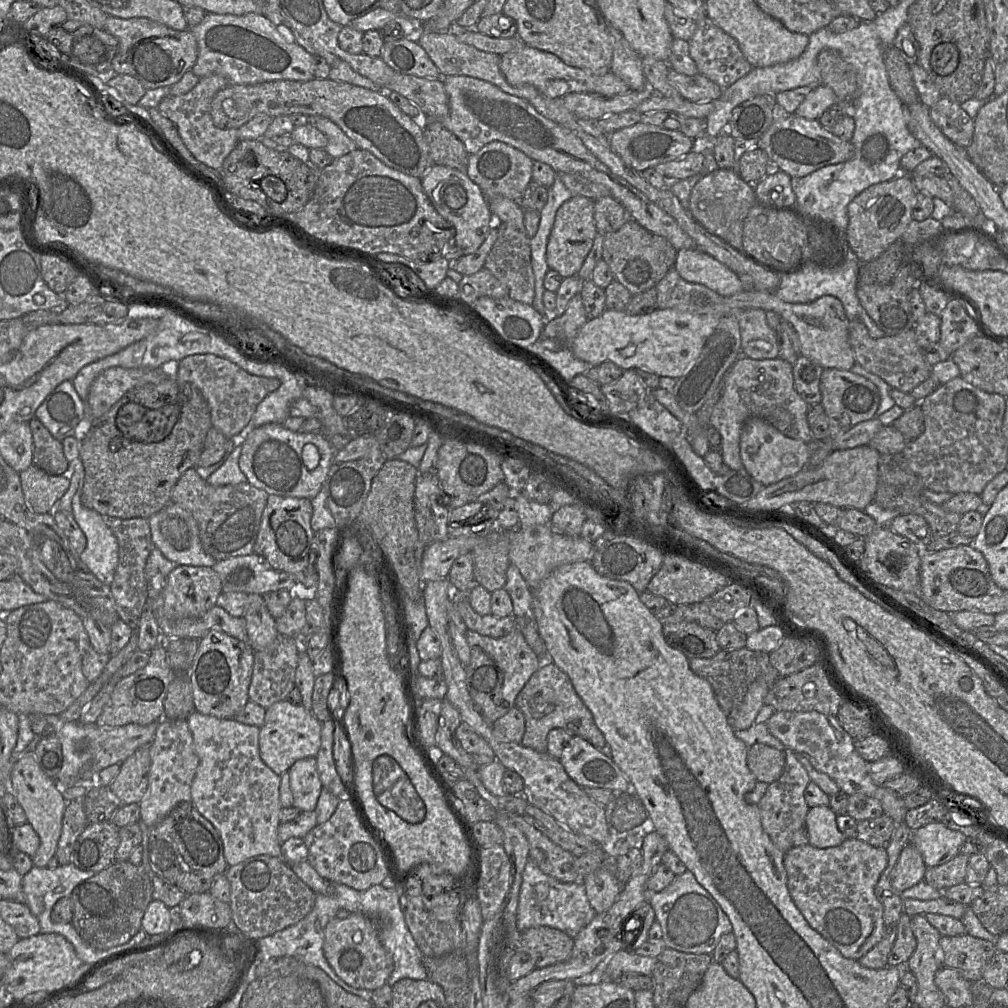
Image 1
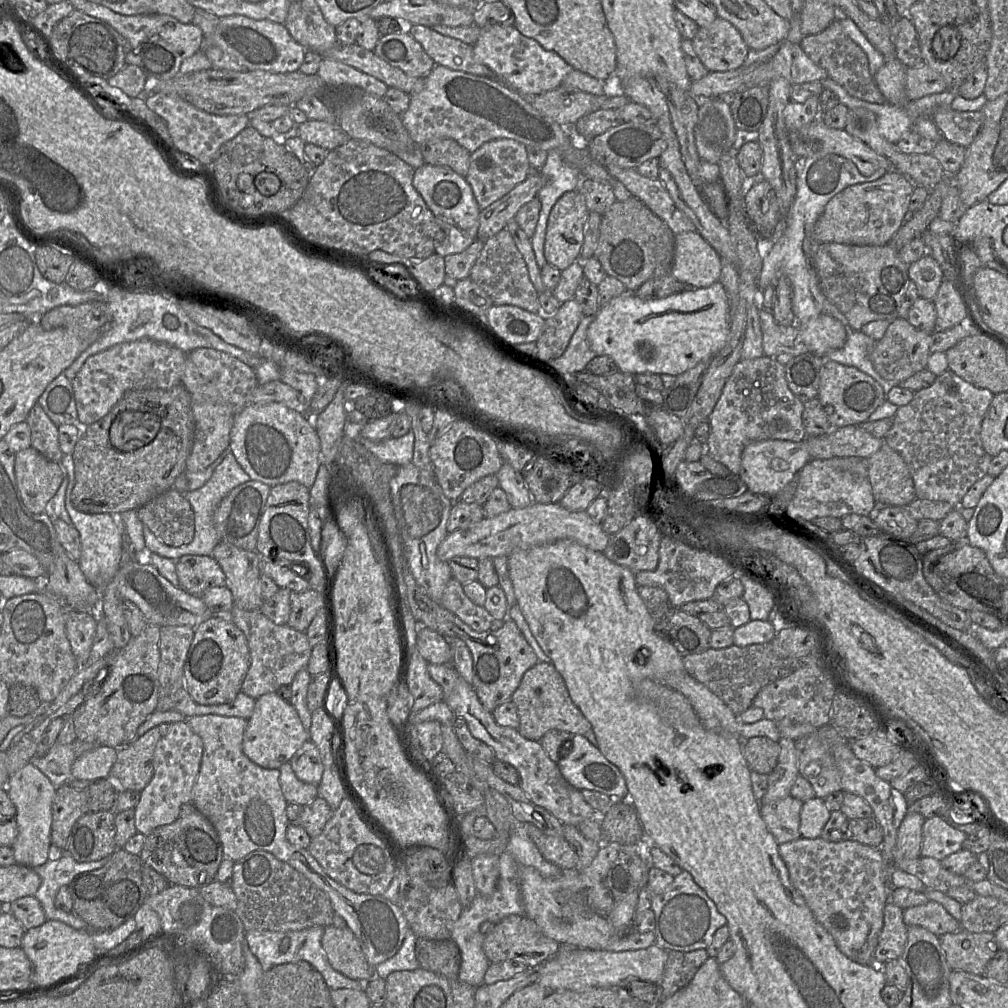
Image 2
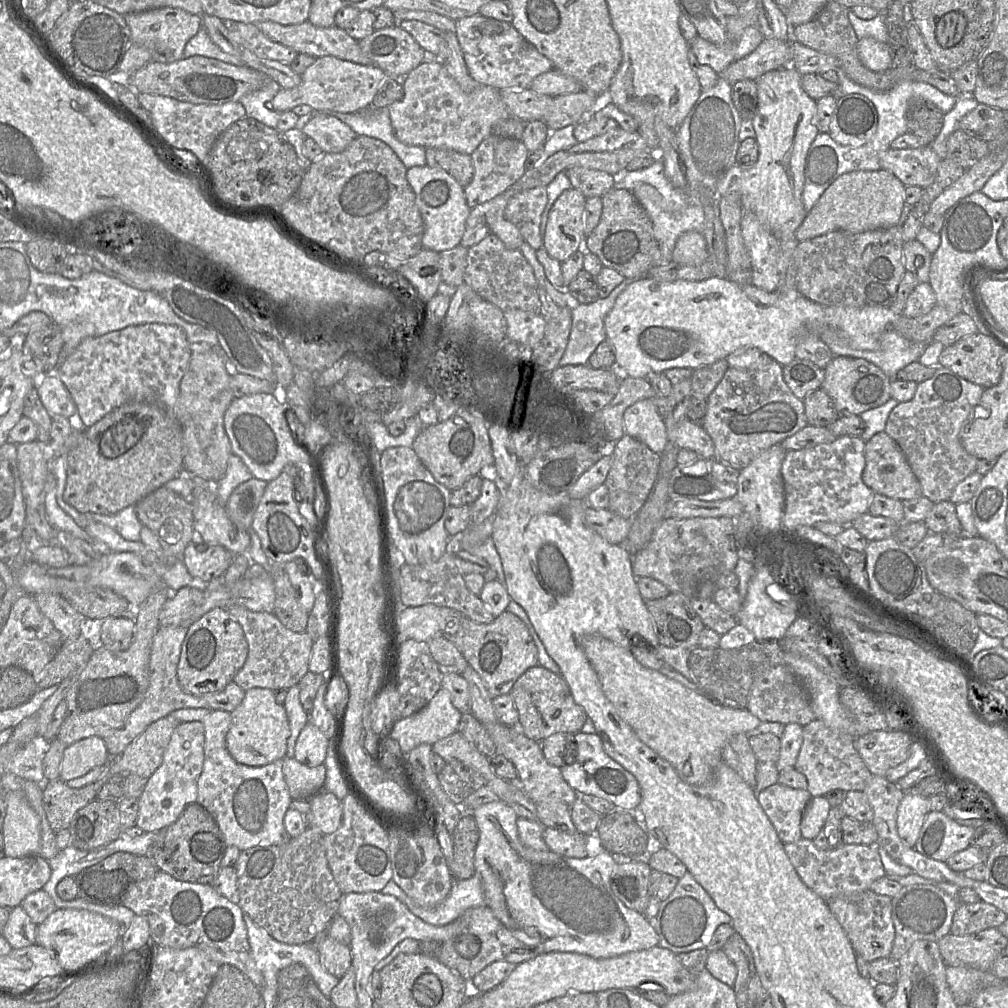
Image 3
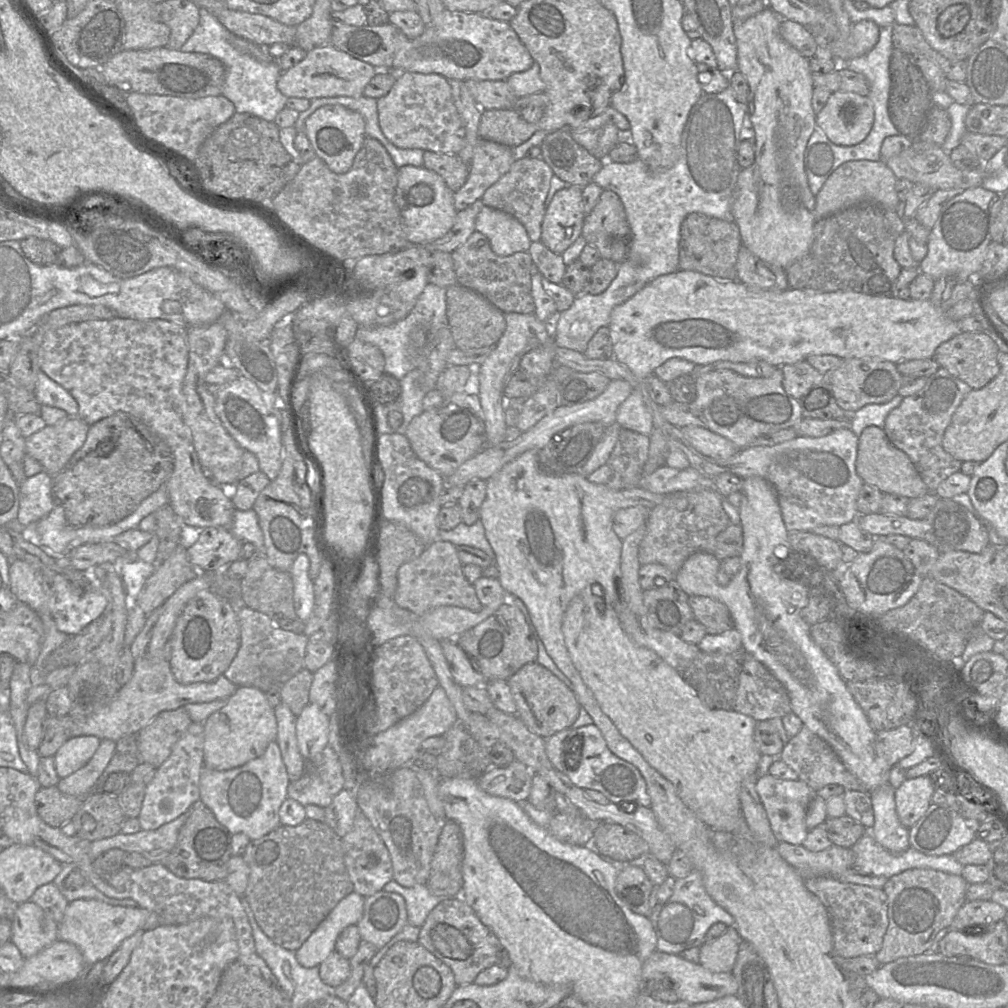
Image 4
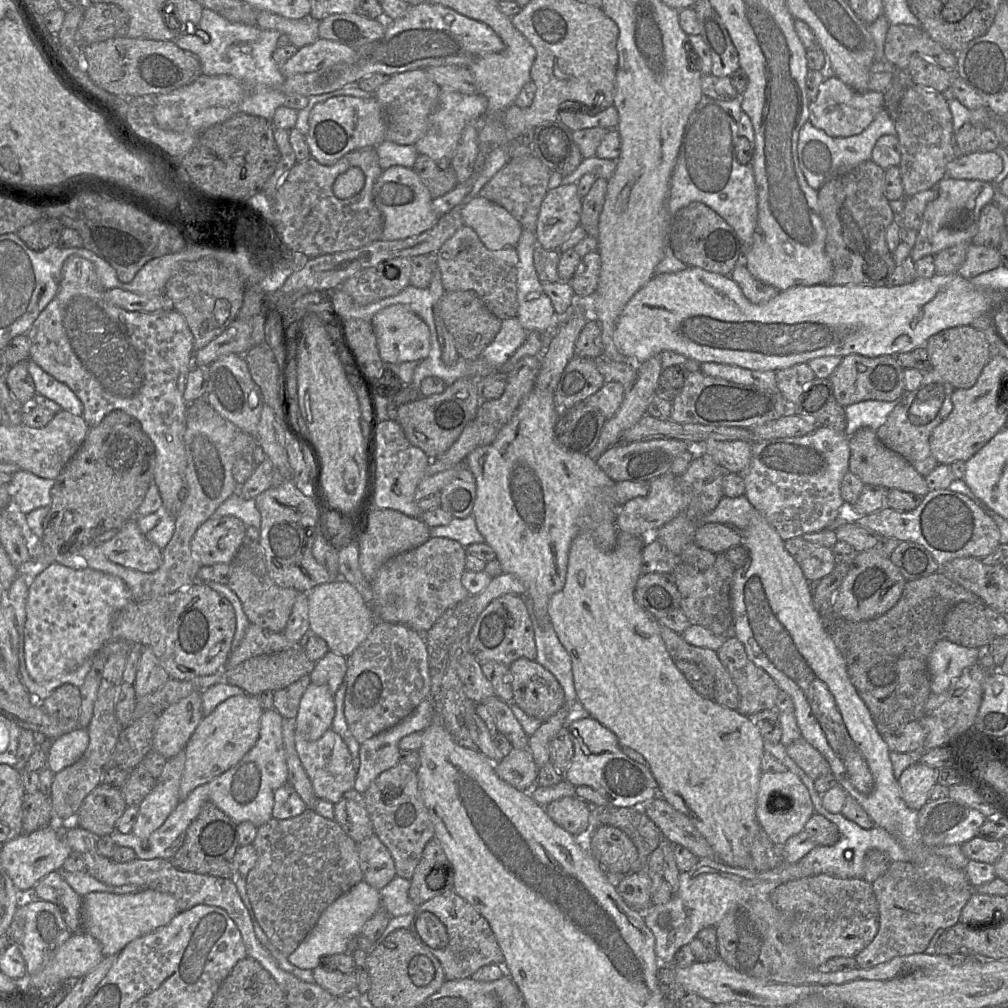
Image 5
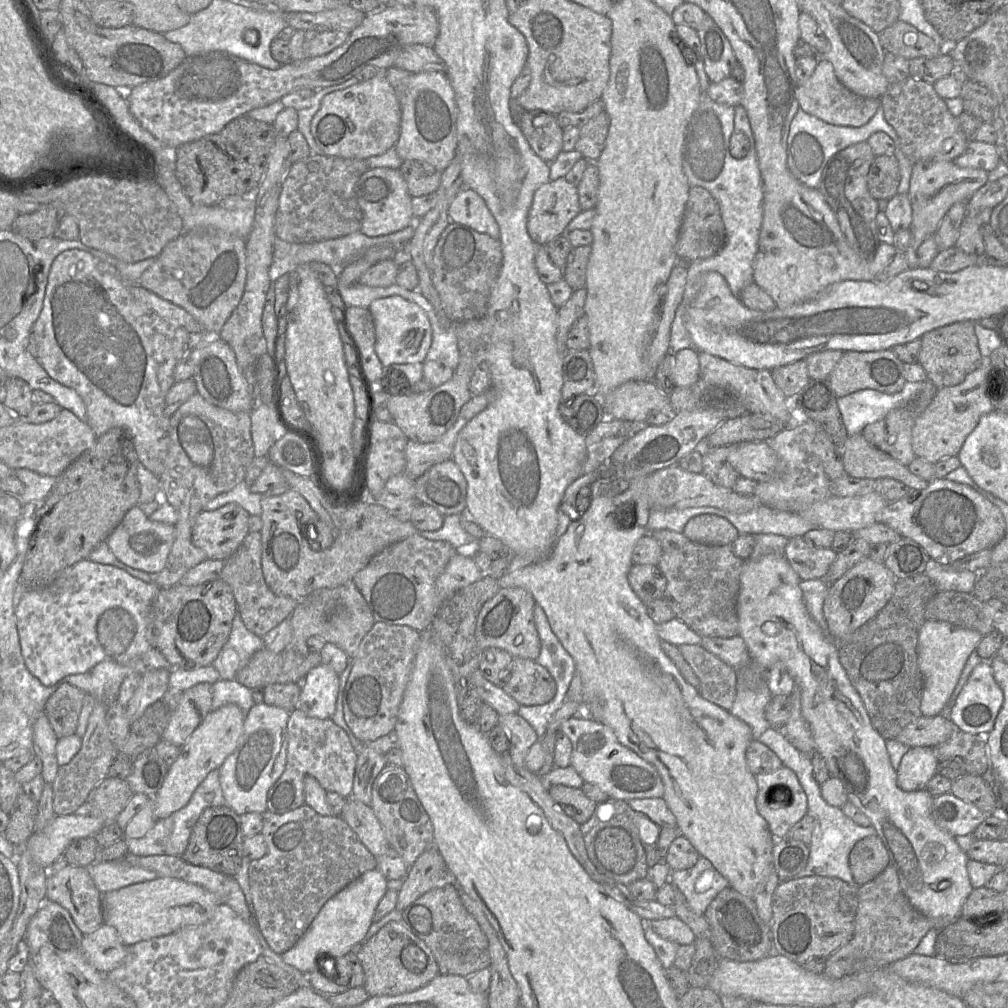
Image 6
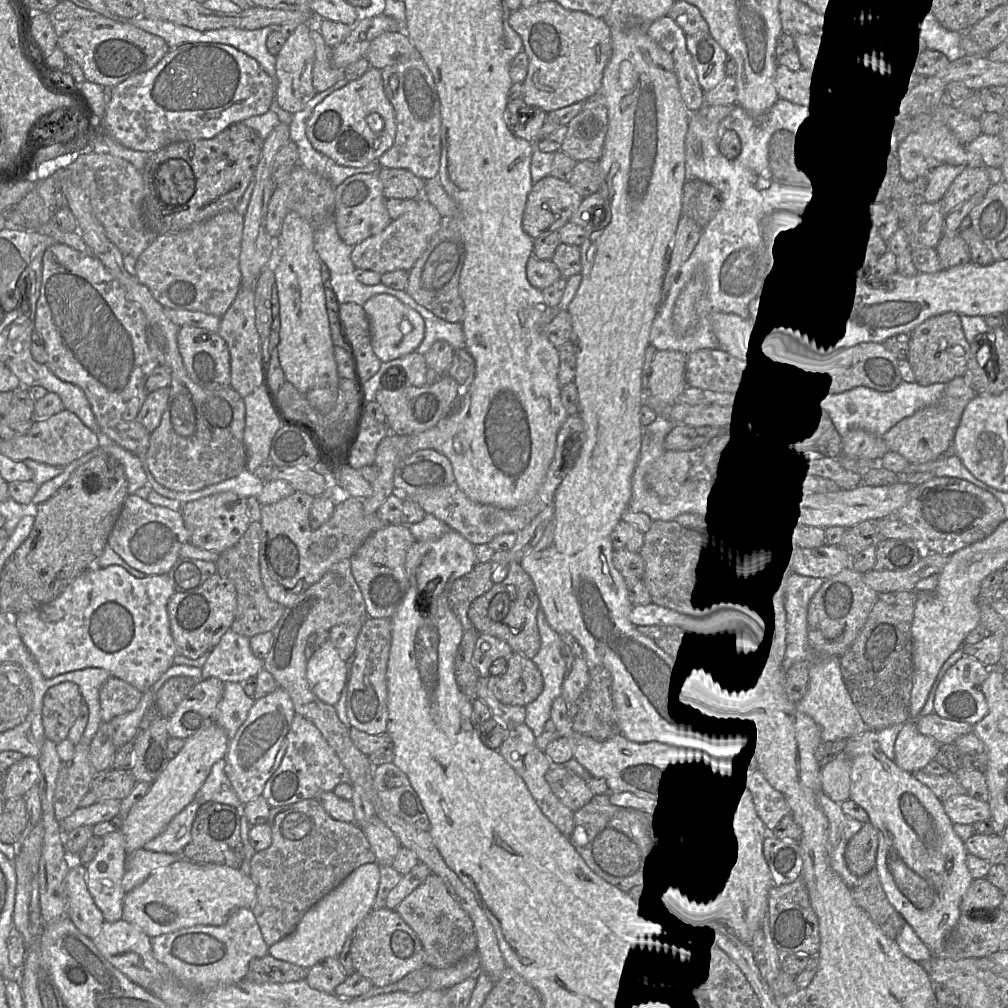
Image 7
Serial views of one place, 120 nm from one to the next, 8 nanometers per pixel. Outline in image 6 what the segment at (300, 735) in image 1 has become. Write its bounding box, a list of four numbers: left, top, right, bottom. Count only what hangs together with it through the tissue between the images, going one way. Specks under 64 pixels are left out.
[153,704,246,819]

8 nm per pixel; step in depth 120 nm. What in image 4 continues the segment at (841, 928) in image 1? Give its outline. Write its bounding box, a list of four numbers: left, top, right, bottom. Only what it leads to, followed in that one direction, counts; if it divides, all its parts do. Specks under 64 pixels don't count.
[777,842,855,877]

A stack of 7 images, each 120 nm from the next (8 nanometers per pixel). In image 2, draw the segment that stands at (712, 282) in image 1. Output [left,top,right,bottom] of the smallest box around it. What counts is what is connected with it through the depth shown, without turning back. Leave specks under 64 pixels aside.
[671,232,721,287]

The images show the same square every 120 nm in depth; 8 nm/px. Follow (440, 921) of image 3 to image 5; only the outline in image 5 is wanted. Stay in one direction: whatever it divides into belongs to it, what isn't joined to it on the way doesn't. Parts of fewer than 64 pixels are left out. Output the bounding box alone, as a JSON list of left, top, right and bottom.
[380,876,416,917]

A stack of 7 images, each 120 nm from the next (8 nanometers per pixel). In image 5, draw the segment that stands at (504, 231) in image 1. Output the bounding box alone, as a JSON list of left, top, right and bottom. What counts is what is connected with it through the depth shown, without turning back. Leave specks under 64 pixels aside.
[436,226,519,320]

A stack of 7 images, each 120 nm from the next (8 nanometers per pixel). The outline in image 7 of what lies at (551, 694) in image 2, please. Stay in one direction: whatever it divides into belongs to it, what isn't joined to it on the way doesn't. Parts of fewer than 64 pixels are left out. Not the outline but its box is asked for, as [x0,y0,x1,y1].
[487,652,543,707]

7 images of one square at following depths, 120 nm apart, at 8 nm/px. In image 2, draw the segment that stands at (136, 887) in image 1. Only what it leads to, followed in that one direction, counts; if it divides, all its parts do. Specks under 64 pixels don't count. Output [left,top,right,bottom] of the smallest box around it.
[71,849,148,931]

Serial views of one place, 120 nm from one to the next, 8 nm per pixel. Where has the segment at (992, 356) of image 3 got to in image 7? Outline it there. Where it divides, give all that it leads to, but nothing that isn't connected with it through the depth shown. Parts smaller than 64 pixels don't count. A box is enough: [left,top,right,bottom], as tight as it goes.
[908,312,970,386]

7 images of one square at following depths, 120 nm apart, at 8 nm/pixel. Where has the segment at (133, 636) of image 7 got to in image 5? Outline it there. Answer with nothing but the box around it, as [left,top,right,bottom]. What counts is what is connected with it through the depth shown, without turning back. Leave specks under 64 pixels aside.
[24,562,133,682]

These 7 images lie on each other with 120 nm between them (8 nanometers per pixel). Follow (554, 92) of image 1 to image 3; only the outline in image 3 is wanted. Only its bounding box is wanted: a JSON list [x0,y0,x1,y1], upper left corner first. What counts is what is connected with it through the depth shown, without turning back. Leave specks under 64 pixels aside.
[456,15,553,90]

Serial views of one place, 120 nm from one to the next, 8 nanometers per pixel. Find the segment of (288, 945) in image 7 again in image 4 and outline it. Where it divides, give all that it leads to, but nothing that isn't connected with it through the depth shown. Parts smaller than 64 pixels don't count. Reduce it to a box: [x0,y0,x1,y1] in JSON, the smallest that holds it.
[295,891,365,968]

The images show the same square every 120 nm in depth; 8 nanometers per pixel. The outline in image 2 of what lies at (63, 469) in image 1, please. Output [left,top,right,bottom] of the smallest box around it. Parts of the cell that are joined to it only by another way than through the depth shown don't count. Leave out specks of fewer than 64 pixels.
[26,403,64,463]

